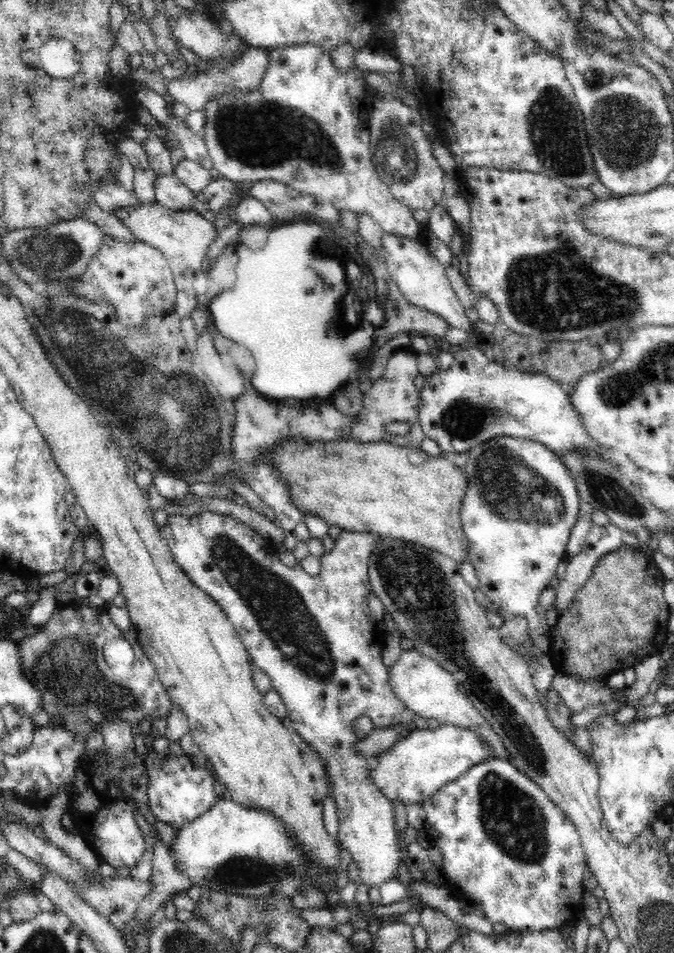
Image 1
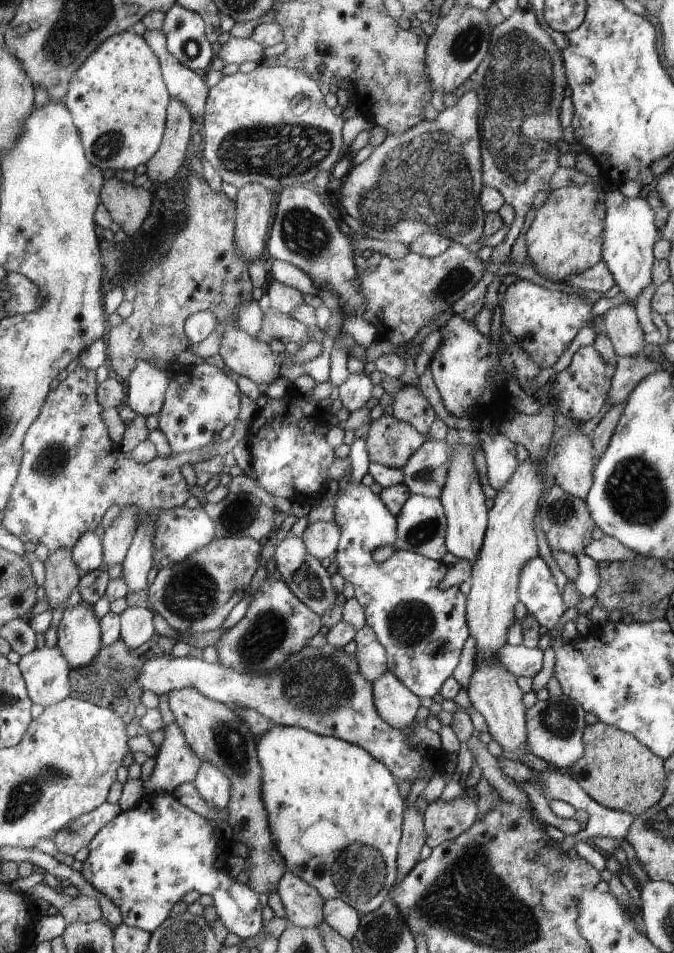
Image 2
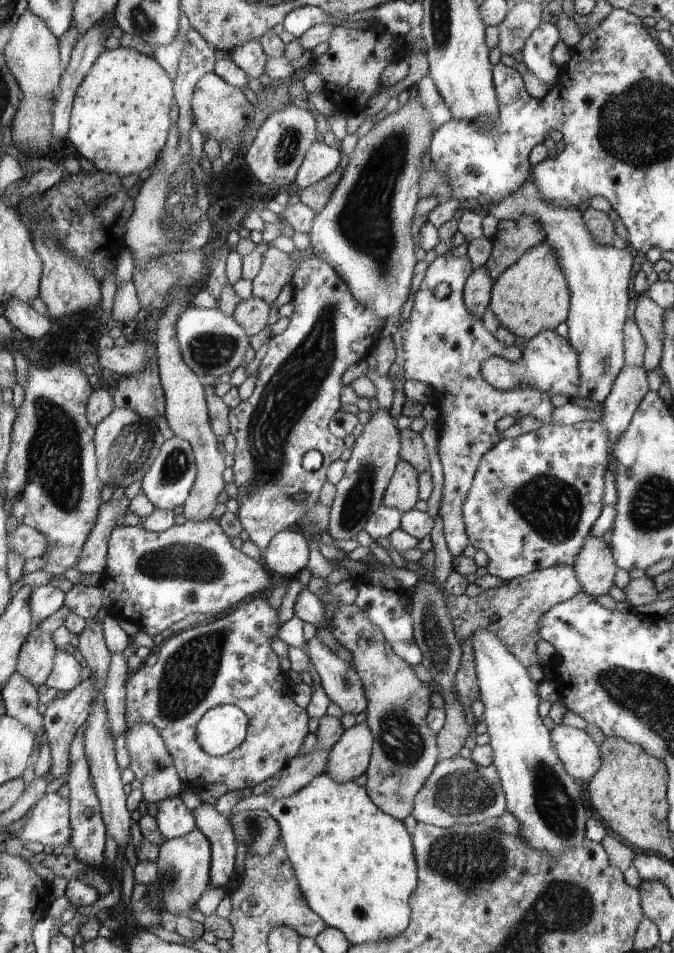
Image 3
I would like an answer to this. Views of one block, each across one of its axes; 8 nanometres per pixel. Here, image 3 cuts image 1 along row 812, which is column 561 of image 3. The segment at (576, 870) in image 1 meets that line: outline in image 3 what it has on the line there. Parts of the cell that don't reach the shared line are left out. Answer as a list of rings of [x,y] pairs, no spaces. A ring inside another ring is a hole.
[[[580,421],[573,425],[560,425],[546,423],[538,430],[531,431],[515,437],[513,439],[502,439],[490,448],[481,461],[480,468],[477,469],[473,478],[473,486],[469,490],[463,506],[465,517],[465,529],[468,531],[469,544],[477,550],[483,550],[489,556],[489,563],[486,567],[487,573],[502,578],[503,582],[512,581],[525,574],[547,569],[556,565],[572,565],[577,561],[578,553],[585,545],[586,537],[590,536],[591,528],[598,520],[602,512],[602,496],[604,496],[604,473],[609,466],[609,434],[600,424],[600,421]]]

